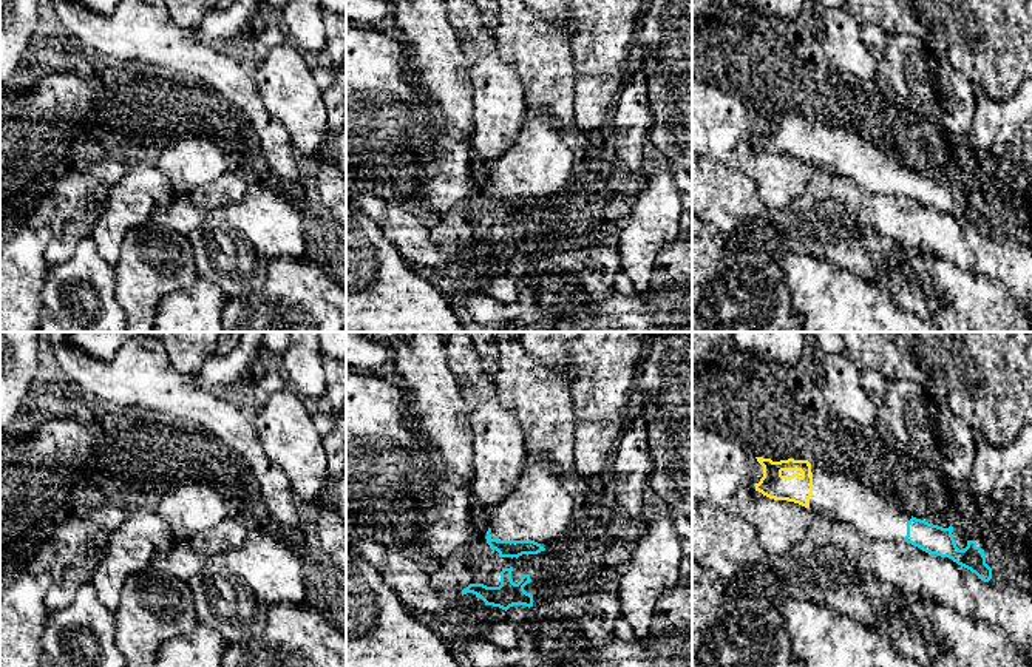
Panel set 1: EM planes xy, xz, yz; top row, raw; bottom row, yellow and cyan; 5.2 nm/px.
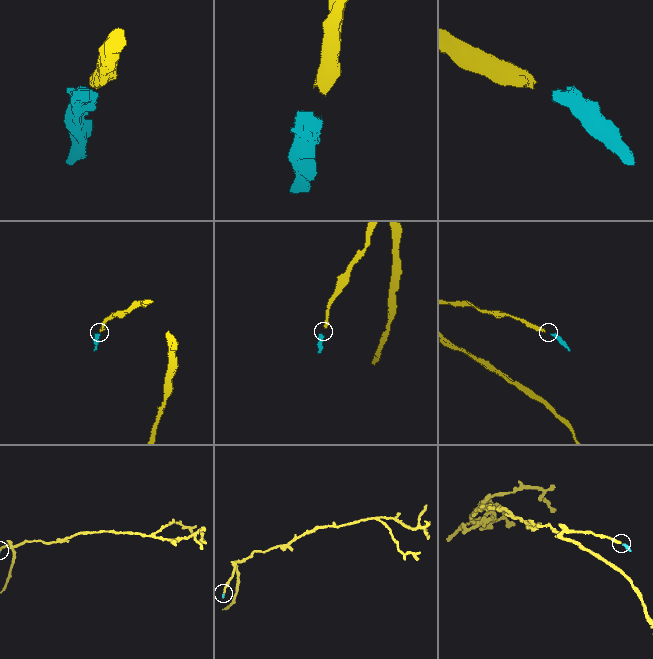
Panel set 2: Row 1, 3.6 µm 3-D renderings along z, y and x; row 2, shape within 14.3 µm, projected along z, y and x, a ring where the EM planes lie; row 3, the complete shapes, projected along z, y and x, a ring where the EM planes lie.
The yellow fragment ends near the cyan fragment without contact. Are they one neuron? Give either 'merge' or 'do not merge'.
merge

